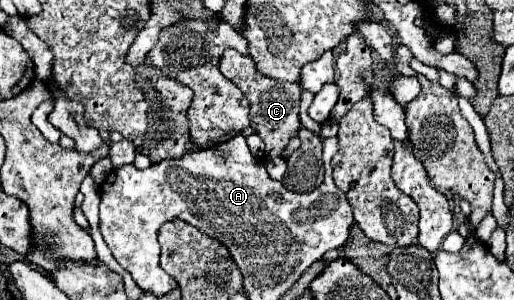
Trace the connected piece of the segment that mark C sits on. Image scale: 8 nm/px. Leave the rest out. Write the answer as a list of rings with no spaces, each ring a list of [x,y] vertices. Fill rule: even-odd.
[[[224,50],[220,56],[220,72],[232,80],[244,96],[250,100],[250,124],[254,126],[256,134],[266,142],[266,154],[276,158],[288,146],[292,134],[298,132],[300,118],[298,118],[298,102],[300,102],[300,86],[292,82],[278,82],[274,78],[266,78],[256,70],[256,64],[250,56],[242,56],[238,50]]]

